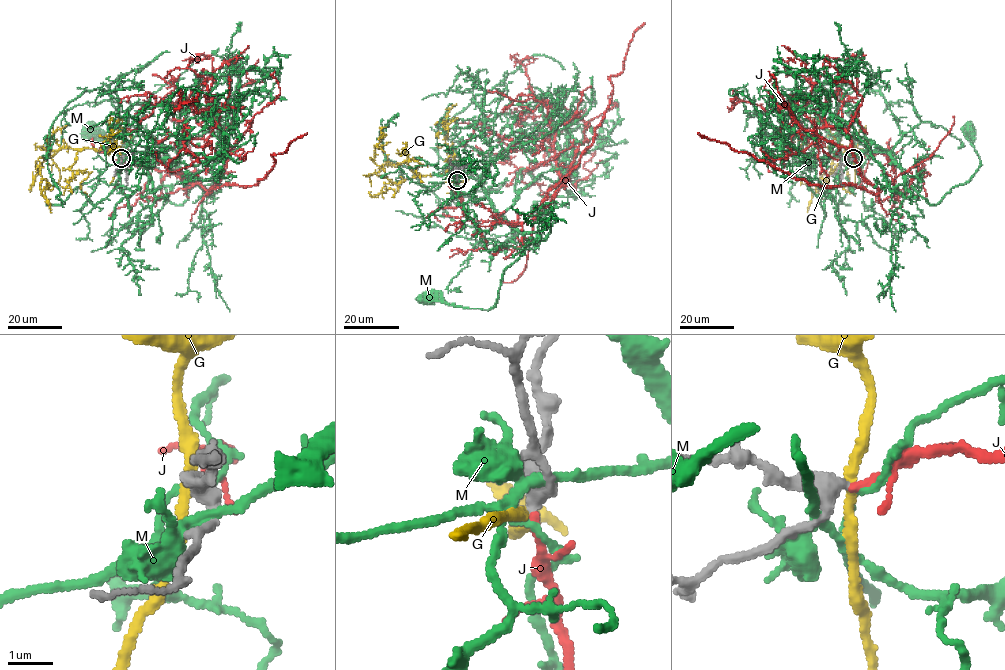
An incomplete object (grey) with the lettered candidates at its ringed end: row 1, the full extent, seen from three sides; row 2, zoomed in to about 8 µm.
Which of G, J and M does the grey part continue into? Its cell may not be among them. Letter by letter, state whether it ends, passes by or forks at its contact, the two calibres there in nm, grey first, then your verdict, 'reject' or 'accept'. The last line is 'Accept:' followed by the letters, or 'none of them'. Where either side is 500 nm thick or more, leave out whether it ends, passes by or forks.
G: it passes by; 340 nm thick on the grey side, 240 nm on the other; reject
J: it passes by; 340 nm thick on the grey side, 130 nm on the other; accept
M: it passes by; 320 nm thick on the grey side, 140 nm on the other; reject
Accept: J

